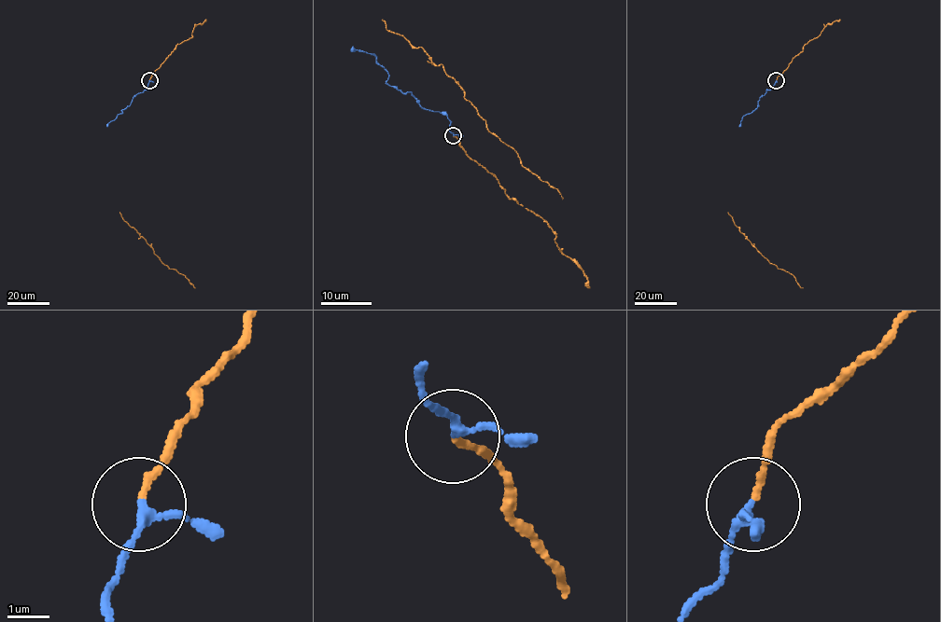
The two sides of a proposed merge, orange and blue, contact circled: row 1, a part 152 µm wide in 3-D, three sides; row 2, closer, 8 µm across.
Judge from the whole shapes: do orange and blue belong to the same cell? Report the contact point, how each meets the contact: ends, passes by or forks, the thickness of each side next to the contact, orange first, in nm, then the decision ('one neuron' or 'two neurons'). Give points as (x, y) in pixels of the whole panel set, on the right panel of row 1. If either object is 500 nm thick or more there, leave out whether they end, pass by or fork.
(776, 80) | orange ends | blue passes by | 150/180 nm | one neuron

